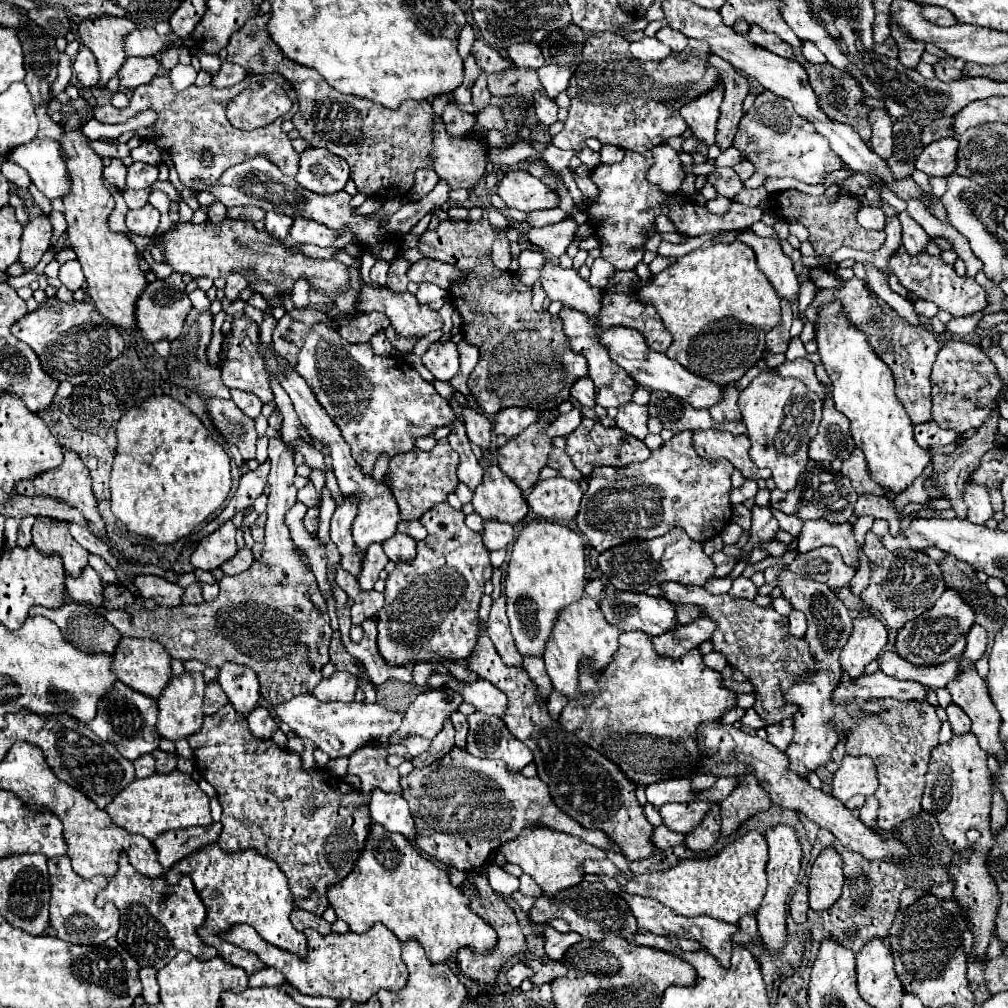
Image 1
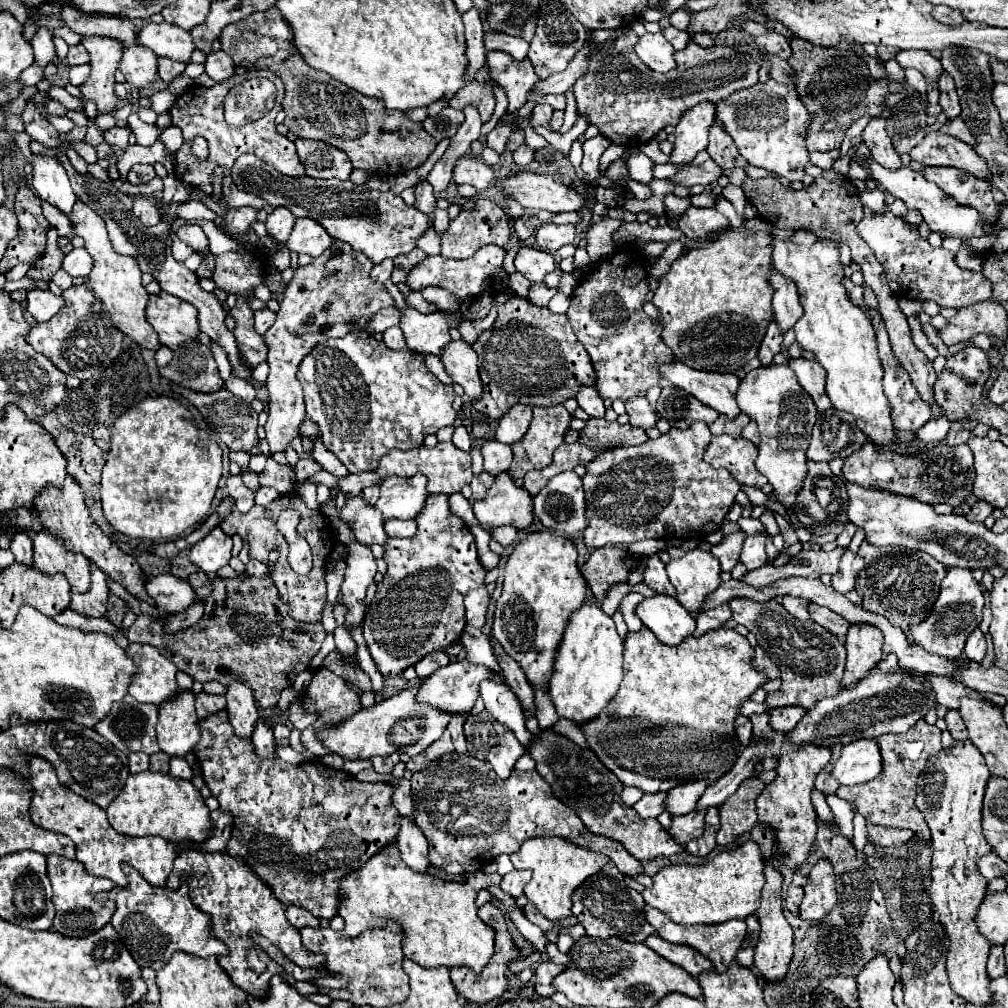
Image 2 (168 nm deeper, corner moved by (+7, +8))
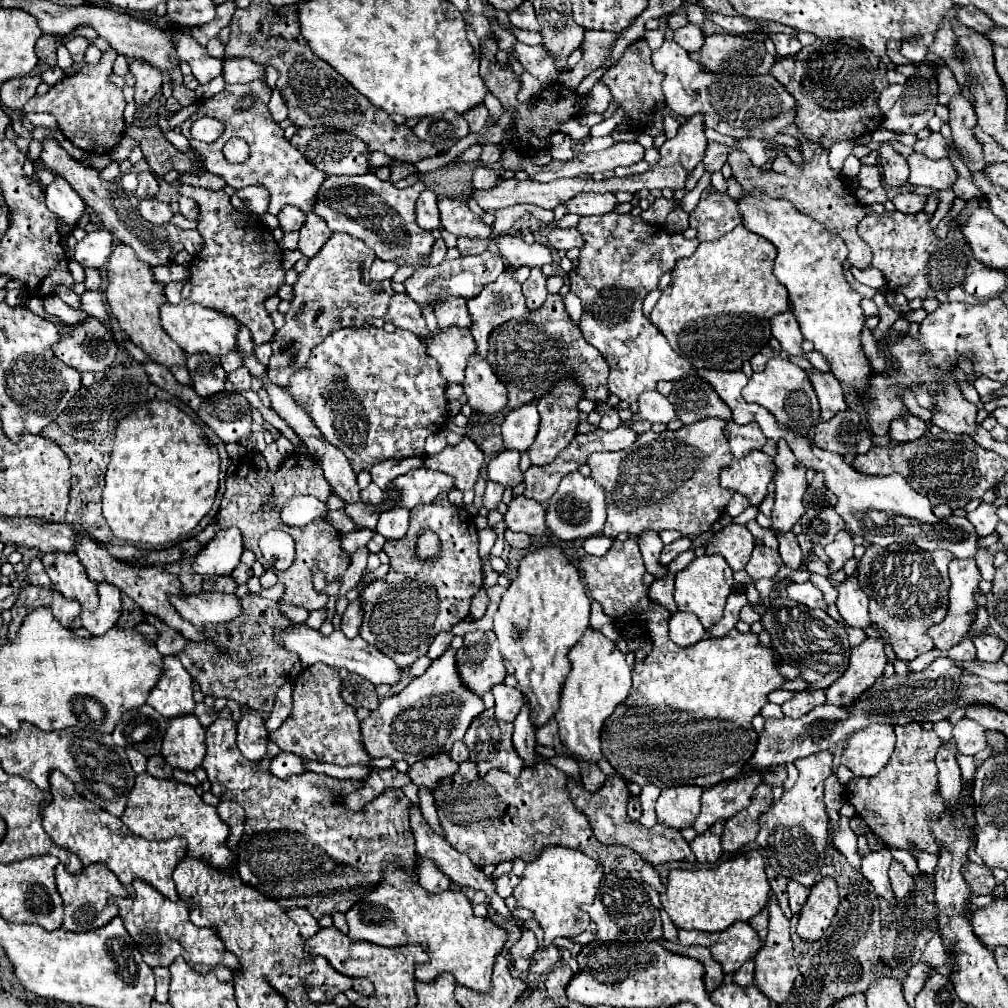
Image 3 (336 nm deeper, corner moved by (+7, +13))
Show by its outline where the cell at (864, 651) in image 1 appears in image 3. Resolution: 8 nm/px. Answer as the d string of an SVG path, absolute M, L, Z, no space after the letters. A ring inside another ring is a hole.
M866 638L860 646L852 648L848 670L826 690L830 704L852 704L878 676L884 674L886 654L880 638Z

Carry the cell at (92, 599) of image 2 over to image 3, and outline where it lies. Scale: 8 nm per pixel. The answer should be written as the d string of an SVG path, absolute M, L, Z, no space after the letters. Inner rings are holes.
M100 582L98 596L100 596L100 604L96 610L82 610L80 612L82 626L94 636L106 634L118 622L118 618L122 614L118 588L114 588L108 582Z

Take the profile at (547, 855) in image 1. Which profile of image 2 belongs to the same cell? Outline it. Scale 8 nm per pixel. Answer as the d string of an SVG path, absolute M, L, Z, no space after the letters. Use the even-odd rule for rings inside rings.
M534 837L522 843L518 853L510 855L516 869L530 869L532 881L526 885L524 895L528 901L552 923L572 917L572 893L582 885L590 875L598 873L606 863L608 857L596 851L580 849L570 841L564 841L560 837Z

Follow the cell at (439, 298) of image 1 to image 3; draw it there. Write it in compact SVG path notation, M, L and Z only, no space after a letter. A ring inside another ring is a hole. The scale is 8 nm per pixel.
M450 296L446 300L440 300L434 304L434 314L438 318L438 326L458 326L468 328L470 326L470 314L466 308L466 300L458 296Z

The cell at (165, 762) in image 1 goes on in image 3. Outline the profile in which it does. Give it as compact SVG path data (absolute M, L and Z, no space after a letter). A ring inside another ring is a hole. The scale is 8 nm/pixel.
M158 754L154 758L148 758L148 770L146 770L150 776L156 776L156 778L172 778L172 768L166 764L166 760Z

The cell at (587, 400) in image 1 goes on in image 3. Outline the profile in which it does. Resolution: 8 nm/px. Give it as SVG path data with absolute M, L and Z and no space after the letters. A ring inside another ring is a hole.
M596 402L596 412L602 416L600 420L600 426L604 430L614 430L620 426L620 418L618 418L618 412L614 408L610 408L606 402Z

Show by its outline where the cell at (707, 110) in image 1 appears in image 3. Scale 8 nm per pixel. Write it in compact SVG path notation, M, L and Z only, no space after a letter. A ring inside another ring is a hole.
M702 114L690 116L678 128L678 134L672 140L666 140L658 148L658 152L660 152L658 164L660 166L680 164L690 172L702 160L706 144L708 144L708 140L704 134L704 116Z

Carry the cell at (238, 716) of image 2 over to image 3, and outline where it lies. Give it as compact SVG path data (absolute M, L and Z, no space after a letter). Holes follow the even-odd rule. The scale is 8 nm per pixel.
M244 710L240 722L236 724L236 742L244 758L248 760L262 760L266 756L266 742L268 732L264 728L264 722L258 712Z

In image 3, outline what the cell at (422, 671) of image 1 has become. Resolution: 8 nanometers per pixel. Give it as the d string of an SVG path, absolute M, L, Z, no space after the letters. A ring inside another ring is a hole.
M440 632L440 634L434 638L434 642L432 642L432 646L430 646L430 650L428 650L428 654L426 654L426 656L428 656L430 660L440 658L440 656L450 648L452 638L454 638L454 634L452 634L452 632Z

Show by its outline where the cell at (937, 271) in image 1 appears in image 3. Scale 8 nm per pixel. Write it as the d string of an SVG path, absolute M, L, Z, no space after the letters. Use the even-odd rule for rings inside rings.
M898 210L864 216L858 224L858 236L872 248L872 266L886 278L886 288L894 294L912 298L936 298L940 302L982 304L996 298L1006 286L1002 272L986 268L974 260L964 240L938 240L924 212L902 214Z

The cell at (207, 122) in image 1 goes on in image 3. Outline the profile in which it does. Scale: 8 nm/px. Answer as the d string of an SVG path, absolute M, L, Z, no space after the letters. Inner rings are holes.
M254 80L250 86L246 86L246 84L226 86L220 94L210 96L210 98L202 98L202 100L194 102L196 112L188 120L184 120L180 124L182 134L190 140L194 152L204 162L206 170L212 172L212 174L222 176L228 186L232 186L232 188L244 188L244 186L252 184L252 186L266 188L270 192L270 208L268 208L270 214L278 214L284 204L292 204L292 206L298 206L304 212L310 212L310 208L314 204L314 196L316 196L322 180L326 178L326 174L320 172L320 170L316 170L310 162L306 162L304 156L298 152L298 148L294 148L290 144L290 140L284 138L284 130L270 116L270 110L268 110L270 96L272 96L272 88L266 82L262 82L262 80ZM238 88L248 88L246 92L258 94L258 100L256 100L256 104L254 104L252 110L240 112L236 108L236 104L238 104ZM262 88L266 88L266 92L262 92ZM202 116L212 116L212 118L220 120L226 126L224 132L222 132L222 136L216 142L206 144L206 142L198 142L194 138L190 138L192 122L196 122ZM234 136L244 138L248 142L248 146L250 146L250 158L244 164L230 164L224 158L224 154L222 154L224 144L230 138L234 138Z

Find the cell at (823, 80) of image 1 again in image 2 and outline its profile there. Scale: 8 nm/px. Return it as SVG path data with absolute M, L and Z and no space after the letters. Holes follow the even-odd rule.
M792 39L792 57L788 59L796 75L796 91L800 101L810 113L810 131L808 131L808 151L828 151L840 147L840 141L846 129L860 117L870 115L878 117L890 95L888 81L870 77L866 63L860 61L856 53L836 49L836 47L818 47L802 39Z

